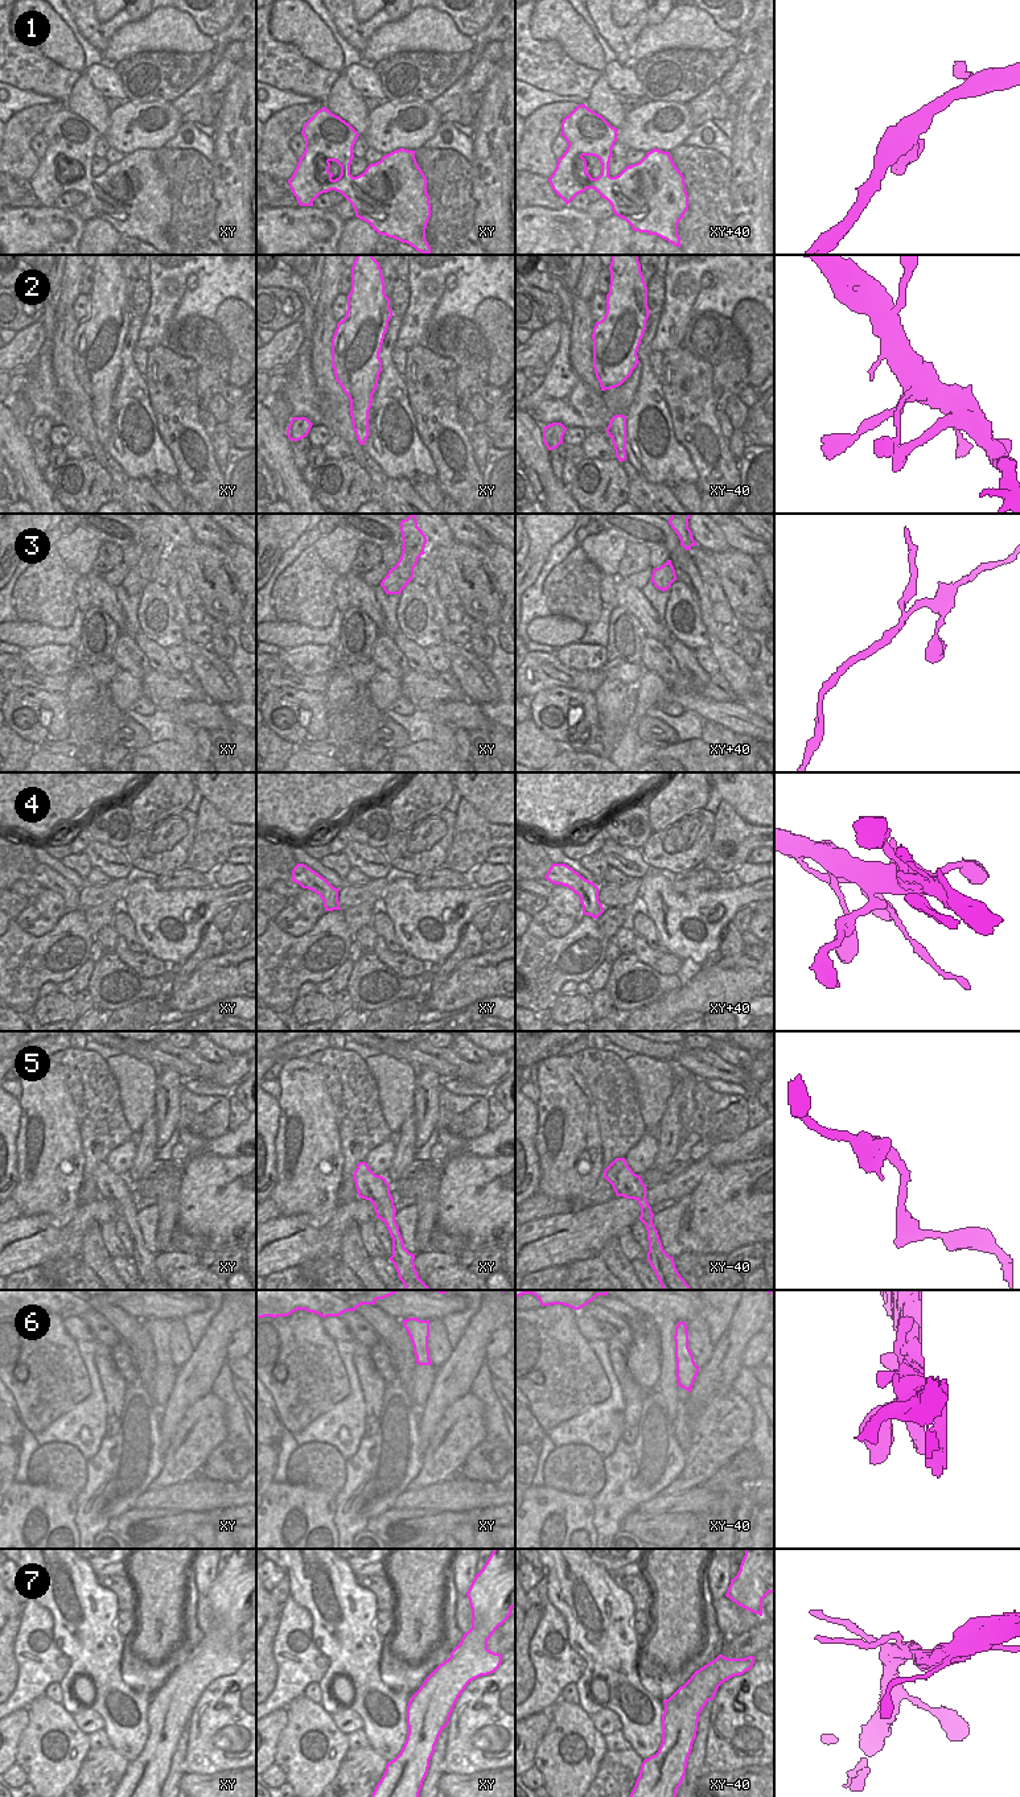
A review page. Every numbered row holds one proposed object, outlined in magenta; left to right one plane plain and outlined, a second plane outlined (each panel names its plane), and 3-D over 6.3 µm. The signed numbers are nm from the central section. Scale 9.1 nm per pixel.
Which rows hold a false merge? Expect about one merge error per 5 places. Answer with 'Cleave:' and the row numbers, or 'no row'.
Cleave: 3, 4

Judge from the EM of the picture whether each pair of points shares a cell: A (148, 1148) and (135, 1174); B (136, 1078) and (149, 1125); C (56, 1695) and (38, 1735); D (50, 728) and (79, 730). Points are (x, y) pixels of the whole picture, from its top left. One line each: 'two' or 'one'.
A: one
B: two
C: two
D: two

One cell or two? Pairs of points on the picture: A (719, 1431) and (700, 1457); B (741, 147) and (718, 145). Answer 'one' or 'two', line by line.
A: one
B: two

